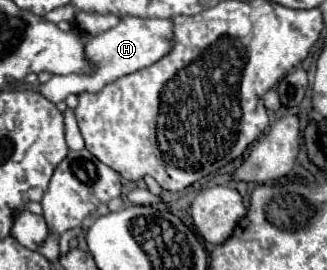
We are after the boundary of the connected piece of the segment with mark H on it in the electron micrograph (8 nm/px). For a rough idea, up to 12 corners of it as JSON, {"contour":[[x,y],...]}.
{"contour":[[122,17],[84,43],[92,73],[52,75],[52,103],[98,93],[172,49],[170,19]]}

